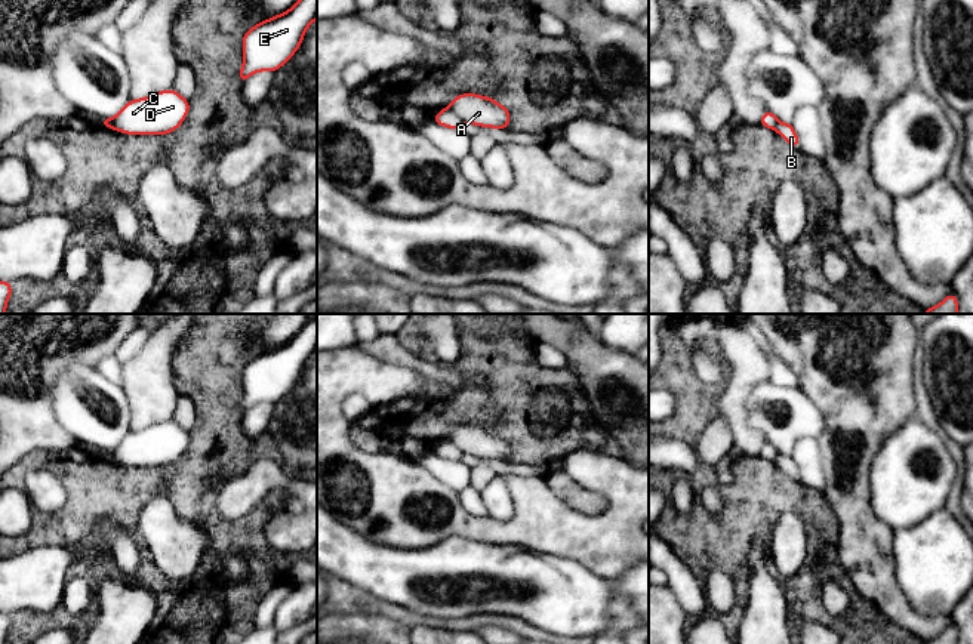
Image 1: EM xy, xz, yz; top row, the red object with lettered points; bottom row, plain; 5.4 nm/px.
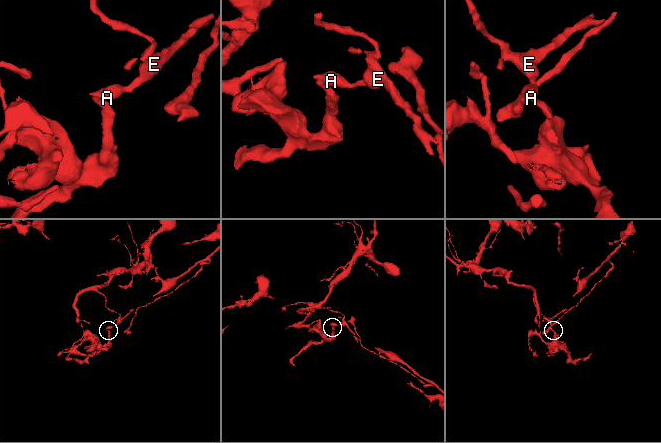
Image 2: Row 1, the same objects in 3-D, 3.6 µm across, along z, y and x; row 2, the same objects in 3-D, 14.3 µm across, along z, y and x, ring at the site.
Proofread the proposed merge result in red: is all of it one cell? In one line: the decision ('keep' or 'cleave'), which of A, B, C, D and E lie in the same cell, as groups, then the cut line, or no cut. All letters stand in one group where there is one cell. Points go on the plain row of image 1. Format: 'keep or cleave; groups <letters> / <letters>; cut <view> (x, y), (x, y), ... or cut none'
cleave; groups A C D E / B; cut xz (446, 438), (464, 453)

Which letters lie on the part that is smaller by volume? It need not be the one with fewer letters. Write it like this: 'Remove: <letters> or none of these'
Remove: B

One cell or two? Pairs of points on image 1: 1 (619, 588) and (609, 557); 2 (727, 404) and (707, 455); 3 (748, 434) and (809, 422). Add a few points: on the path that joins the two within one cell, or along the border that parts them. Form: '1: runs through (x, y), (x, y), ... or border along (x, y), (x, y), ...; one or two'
1: border along (633, 564), (610, 581); two
2: border along (716, 416), (724, 421), (735, 446); two
3: border along (750, 397), (747, 419), (766, 441); two

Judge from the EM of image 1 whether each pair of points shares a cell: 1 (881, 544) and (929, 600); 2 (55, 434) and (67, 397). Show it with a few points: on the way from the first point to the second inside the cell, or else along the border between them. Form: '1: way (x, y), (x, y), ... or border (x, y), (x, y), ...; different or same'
1: border (892, 530), (893, 572), (902, 592); different
2: border (51, 390), (55, 418), (76, 440); different

